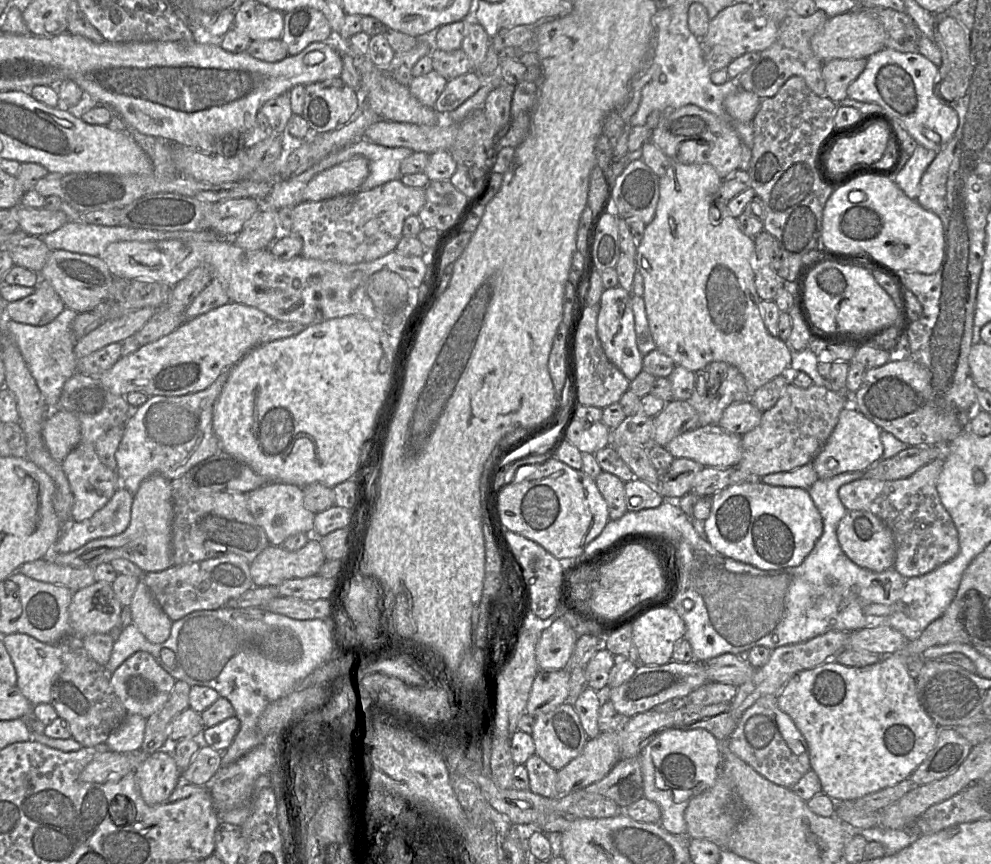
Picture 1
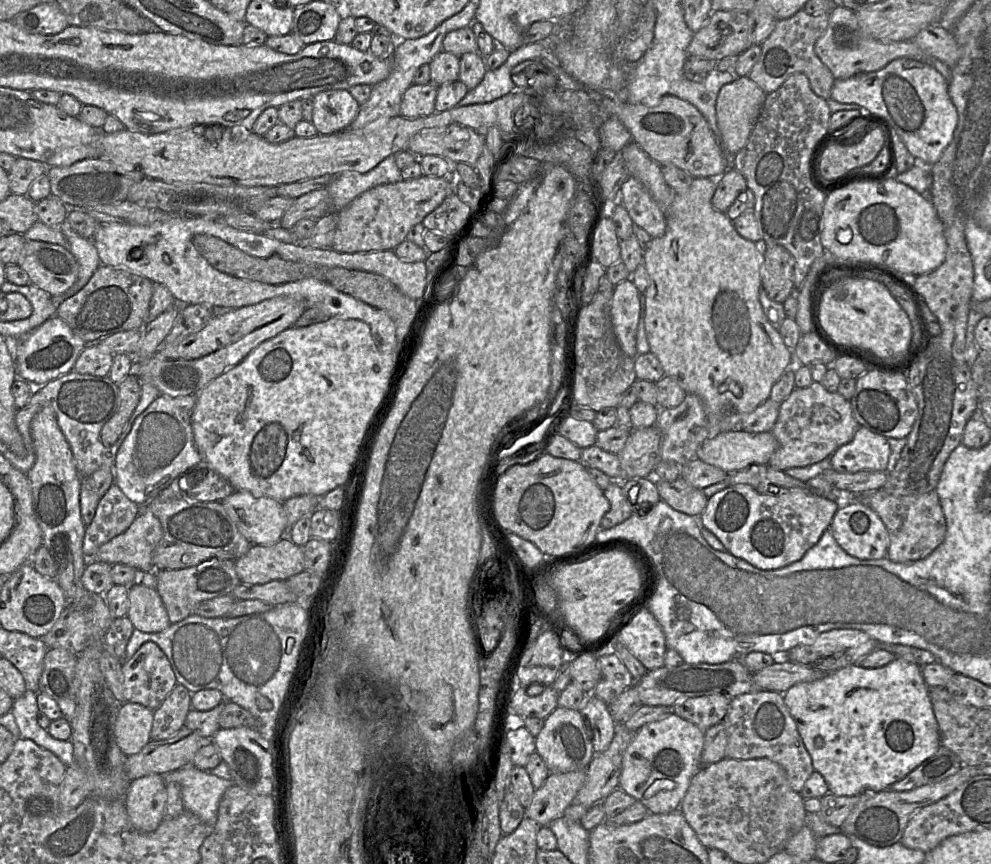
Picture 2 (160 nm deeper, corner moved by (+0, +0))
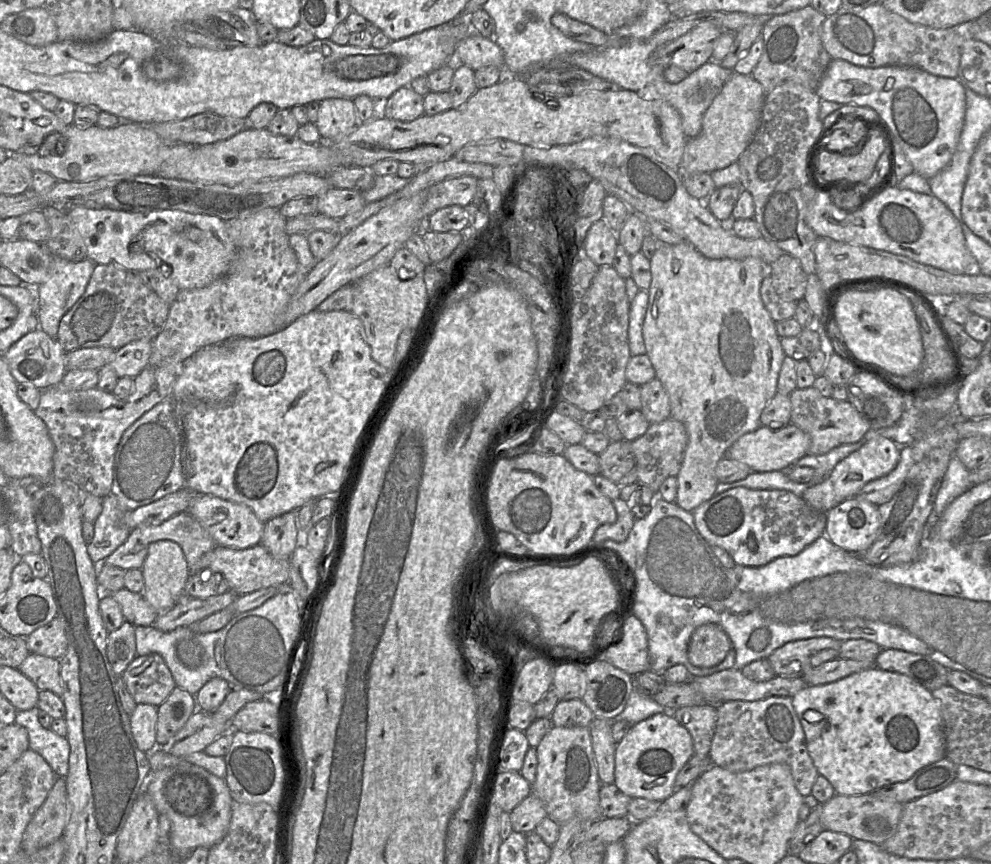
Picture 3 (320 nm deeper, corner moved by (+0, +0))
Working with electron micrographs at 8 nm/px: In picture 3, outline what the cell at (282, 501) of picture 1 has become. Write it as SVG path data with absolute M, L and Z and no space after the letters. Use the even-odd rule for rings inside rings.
M196 494L187 509L209 533L217 546L245 549L261 543L265 522L257 518L246 505L235 503L209 494Z

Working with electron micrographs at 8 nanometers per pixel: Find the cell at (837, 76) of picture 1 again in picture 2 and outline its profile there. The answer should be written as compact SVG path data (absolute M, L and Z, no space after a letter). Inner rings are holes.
M837 4L830 11L828 27L816 41L815 53L831 71L835 80L878 71L891 61L899 58L917 61L928 60L927 55L913 40L882 42L864 35L859 27L855 12L841 4Z

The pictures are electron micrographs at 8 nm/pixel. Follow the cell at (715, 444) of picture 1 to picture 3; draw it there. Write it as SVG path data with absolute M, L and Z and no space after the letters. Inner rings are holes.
M791 423L779 429L761 425L757 430L746 433L735 441L725 457L746 464L753 472L786 471L808 454L809 446L809 435Z

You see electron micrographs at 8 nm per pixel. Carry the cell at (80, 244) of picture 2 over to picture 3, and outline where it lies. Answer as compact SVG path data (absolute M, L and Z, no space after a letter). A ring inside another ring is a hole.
M54 257L50 264L49 277L37 287L39 328L50 337L56 338L61 318L83 295L91 278L95 263L84 258L73 262Z

